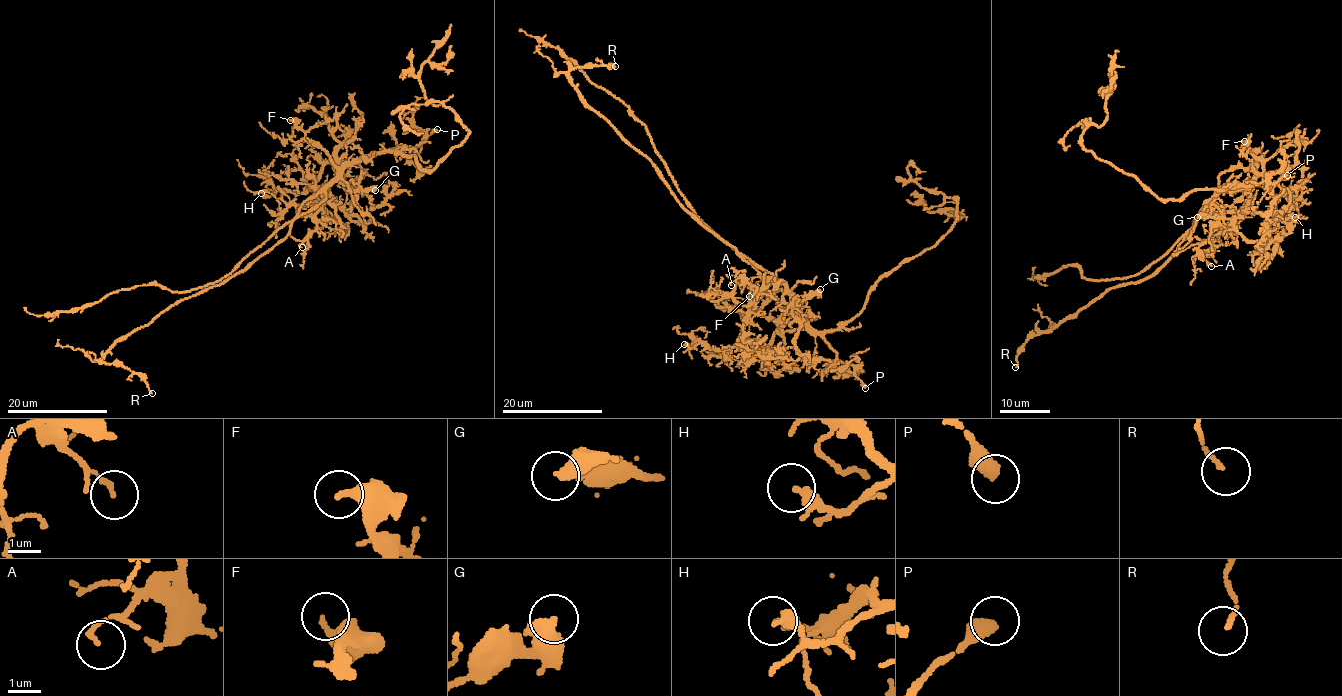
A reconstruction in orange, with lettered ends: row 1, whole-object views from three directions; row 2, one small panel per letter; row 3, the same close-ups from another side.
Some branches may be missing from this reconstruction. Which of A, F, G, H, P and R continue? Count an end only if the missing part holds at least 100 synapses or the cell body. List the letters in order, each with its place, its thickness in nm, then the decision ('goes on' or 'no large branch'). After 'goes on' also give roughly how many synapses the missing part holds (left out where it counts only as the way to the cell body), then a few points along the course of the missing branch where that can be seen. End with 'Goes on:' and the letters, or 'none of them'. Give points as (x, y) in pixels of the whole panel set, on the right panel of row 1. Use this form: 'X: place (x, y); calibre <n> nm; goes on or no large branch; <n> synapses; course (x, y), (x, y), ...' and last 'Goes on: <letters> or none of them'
A: place (1211, 266); calibre 140 nm; no large branch
F: place (1244, 141); calibre 320 nm; no large branch
G: place (1197, 217); calibre 550 nm; no large branch
H: place (1295, 217); calibre 240 nm; no large branch
P: place (1287, 175); calibre 480 nm; goes on; course (1287, 175), (1294, 173), (1275, 169), (1270, 179), (1252, 199), (1171, 231), (1148, 227), (1141, 218), (1097, 222)
R: place (1015, 367); calibre 120 nm; no large branch
Goes on: P

